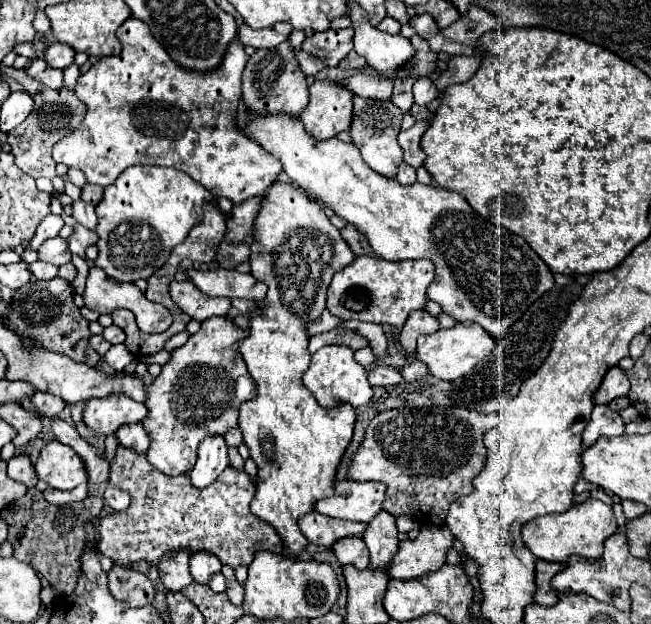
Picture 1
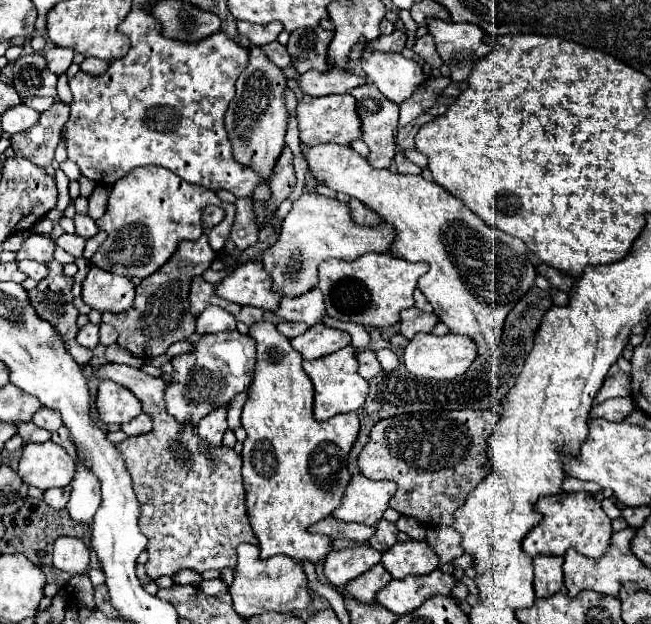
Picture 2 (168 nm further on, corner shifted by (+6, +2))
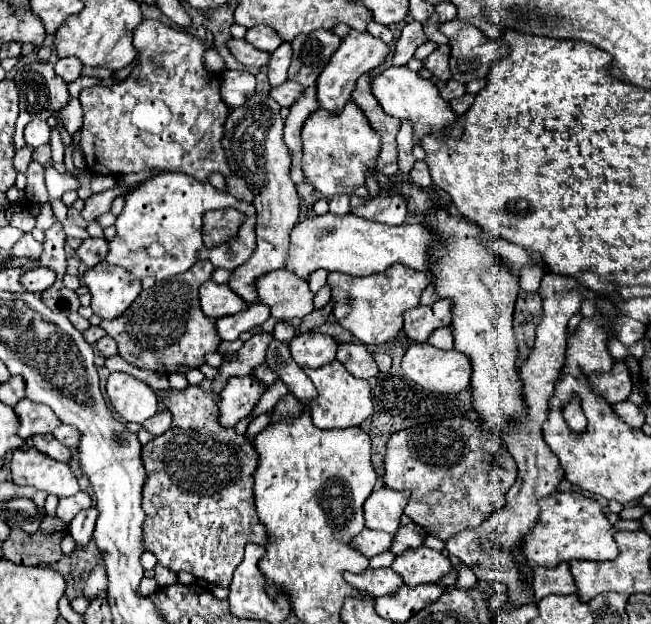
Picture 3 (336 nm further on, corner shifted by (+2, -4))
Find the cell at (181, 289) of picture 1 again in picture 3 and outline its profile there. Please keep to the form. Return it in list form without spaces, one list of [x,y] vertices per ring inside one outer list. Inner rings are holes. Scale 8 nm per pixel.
[[[205,281],[199,287],[199,297],[201,297],[203,313],[213,319],[225,317],[225,315],[235,315],[235,313],[241,313],[249,307],[227,285],[217,285],[215,281]]]

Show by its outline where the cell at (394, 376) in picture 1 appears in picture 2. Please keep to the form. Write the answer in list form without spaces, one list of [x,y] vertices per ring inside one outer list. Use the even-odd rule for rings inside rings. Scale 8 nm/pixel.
[[[369,349],[359,351],[357,353],[357,361],[359,361],[359,373],[361,373],[363,379],[371,379],[381,371],[381,365],[379,365],[375,353],[369,351]]]

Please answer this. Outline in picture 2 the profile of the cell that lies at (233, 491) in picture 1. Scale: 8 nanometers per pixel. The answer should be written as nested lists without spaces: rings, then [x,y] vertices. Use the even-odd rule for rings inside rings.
[[[115,363],[95,367],[95,375],[101,381],[113,379],[137,393],[143,411],[153,417],[153,429],[147,435],[129,437],[117,445],[125,457],[133,489],[141,503],[139,527],[149,539],[149,561],[145,567],[151,579],[161,575],[173,577],[181,569],[203,573],[207,569],[235,567],[237,545],[243,541],[253,545],[259,543],[247,519],[241,455],[225,445],[205,445],[205,441],[197,437],[197,425],[179,423],[165,411],[163,393],[169,381]]]

